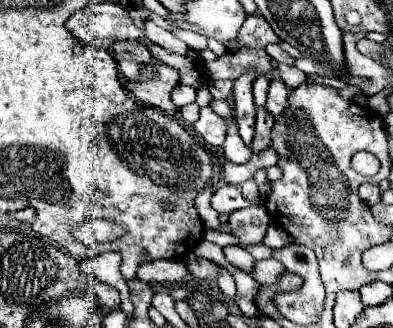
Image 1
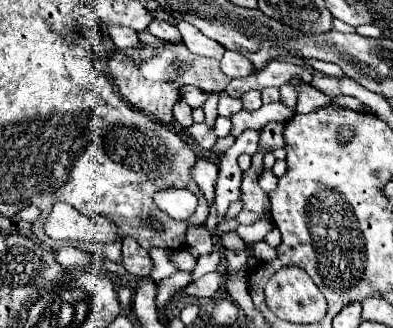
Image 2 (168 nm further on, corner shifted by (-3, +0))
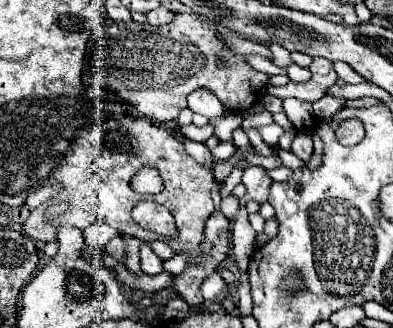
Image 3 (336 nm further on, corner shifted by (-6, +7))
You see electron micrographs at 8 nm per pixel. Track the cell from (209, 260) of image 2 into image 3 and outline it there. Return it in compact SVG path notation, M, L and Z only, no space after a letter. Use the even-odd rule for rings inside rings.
M235 167L226 181L220 186L220 195L222 198L227 197L233 189L241 183L243 169Z

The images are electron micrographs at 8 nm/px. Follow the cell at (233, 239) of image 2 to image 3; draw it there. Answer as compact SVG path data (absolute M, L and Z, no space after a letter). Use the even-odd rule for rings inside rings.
M228 195L226 199L222 199L222 213L228 217L228 221L234 221L236 215L238 215L238 199L234 195Z

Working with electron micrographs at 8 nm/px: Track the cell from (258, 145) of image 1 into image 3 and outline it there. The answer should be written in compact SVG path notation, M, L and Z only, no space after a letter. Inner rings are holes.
M246 167L242 175L242 183L246 187L246 199L254 199L258 203L268 201L268 189L272 185L270 175L262 167Z

